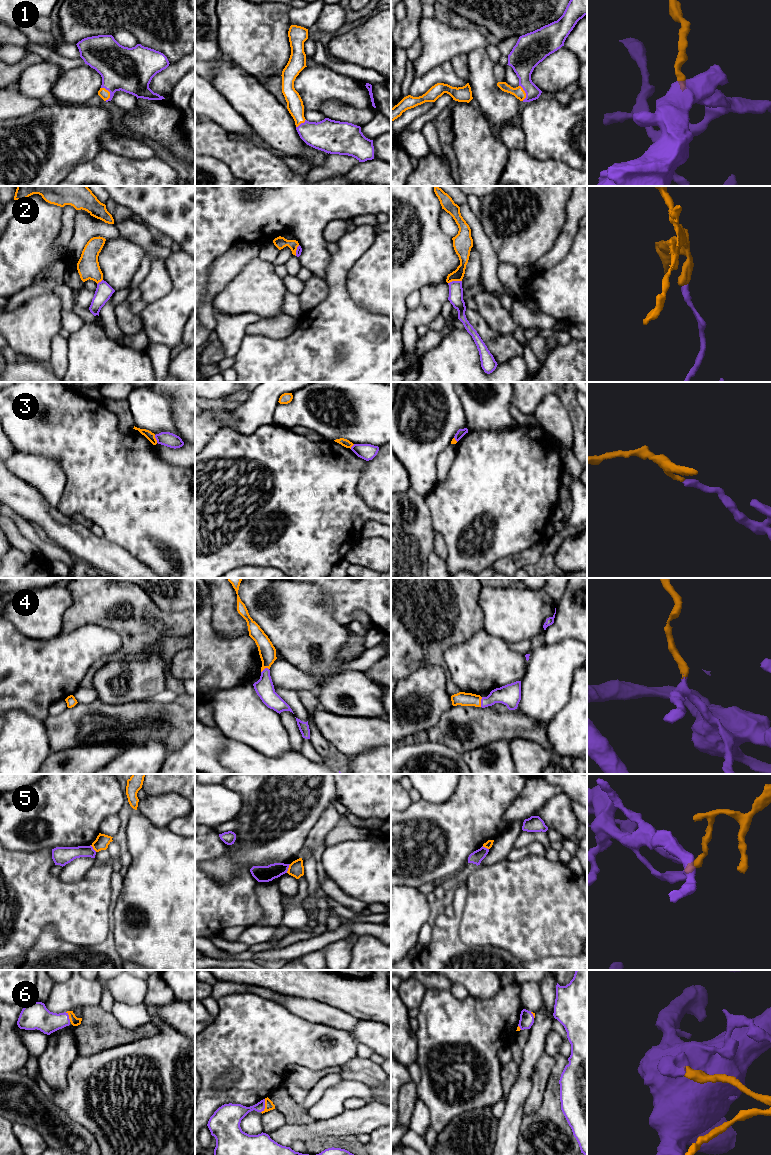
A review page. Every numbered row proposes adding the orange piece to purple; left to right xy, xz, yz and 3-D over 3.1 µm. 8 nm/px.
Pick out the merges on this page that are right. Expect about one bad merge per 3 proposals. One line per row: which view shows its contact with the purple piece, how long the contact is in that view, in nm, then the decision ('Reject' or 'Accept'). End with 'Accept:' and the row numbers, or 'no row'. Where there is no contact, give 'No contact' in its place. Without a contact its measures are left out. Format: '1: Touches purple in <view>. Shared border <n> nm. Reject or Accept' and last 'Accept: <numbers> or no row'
1: Touches purple in xy. Shared border 120 nm. Accept
2: Touches purple in yz. Shared border 110 nm. Reject
3: Touches purple in xy. Shared border 70 nm. Reject
4: Touches purple in yz. Shared border 80 nm. Accept
5: Touches purple in xz. Shared border 80 nm. Reject
6: Touches purple in xz. Shared border 120 nm. Accept
Accept: 1, 4, 6

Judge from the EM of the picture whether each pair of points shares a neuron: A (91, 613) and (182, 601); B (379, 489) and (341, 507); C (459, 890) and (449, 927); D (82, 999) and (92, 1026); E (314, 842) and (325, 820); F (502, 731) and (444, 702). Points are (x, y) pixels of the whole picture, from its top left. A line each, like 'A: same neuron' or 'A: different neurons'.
A: different neurons
B: different neurons
C: same neuron
D: different neurons
E: same neuron
F: different neurons

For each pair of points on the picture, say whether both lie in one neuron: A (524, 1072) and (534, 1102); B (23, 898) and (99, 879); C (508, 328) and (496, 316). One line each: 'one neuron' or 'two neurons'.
A: two neurons
B: one neuron
C: one neuron

